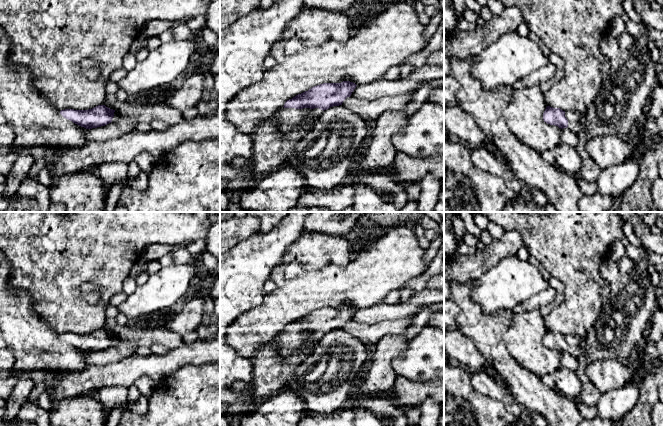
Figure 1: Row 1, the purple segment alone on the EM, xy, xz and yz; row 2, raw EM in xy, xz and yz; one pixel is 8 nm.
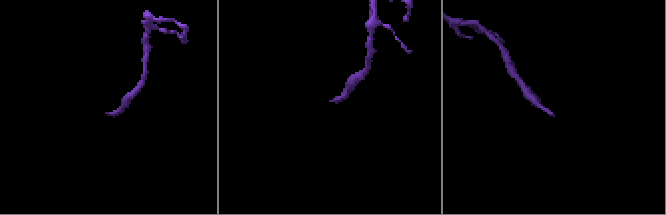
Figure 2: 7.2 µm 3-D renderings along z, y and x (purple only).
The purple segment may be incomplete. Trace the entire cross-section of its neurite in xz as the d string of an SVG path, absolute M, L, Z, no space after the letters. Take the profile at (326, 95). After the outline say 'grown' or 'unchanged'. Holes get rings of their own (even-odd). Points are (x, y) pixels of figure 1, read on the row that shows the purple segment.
M350 81L323 83L287 100L275 113L279 131L286 133L293 127L306 124L309 118L319 118L324 110L342 105L356 86Z; grown

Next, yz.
M547 106L543 113L543 120L547 124L559 128L569 128L575 134L585 129L585 114L574 111L563 111L560 108Z; grown

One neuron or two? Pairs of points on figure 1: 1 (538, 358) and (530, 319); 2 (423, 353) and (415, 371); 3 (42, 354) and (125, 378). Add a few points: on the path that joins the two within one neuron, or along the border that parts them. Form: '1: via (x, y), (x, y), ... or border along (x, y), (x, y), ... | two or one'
1: via (530, 348), (530, 329) | one
2: via (421, 357), (418, 367) | one
3: border along (87, 366), (77, 370), (63, 370) | two

